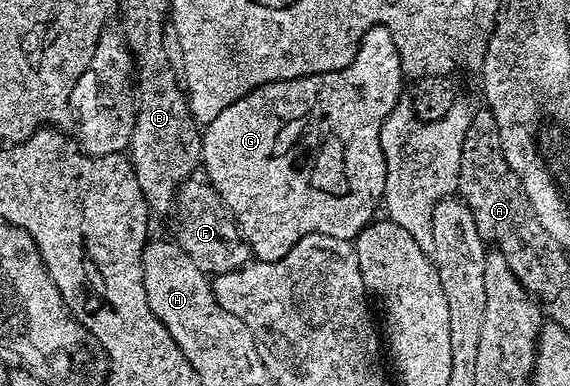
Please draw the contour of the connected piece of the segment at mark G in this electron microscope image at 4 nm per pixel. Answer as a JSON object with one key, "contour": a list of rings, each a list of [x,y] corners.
{"contour":[[[375,25],[359,41],[359,49],[355,53],[355,58],[349,63],[349,67],[338,69],[332,73],[318,73],[312,77],[299,77],[295,81],[274,81],[265,83],[251,93],[246,93],[241,99],[229,103],[225,111],[217,115],[202,130],[203,146],[201,147],[201,169],[205,174],[205,180],[221,203],[227,208],[227,213],[239,229],[239,236],[243,239],[243,244],[251,249],[251,256],[257,261],[276,261],[285,255],[299,240],[305,235],[329,235],[333,239],[354,242],[356,235],[376,220],[378,211],[383,205],[383,192],[385,191],[385,161],[379,139],[381,137],[381,127],[385,119],[393,111],[395,105],[400,104],[402,95],[405,93],[405,74],[401,67],[401,59],[397,55],[397,47],[393,43],[393,37],[382,25]]]}

